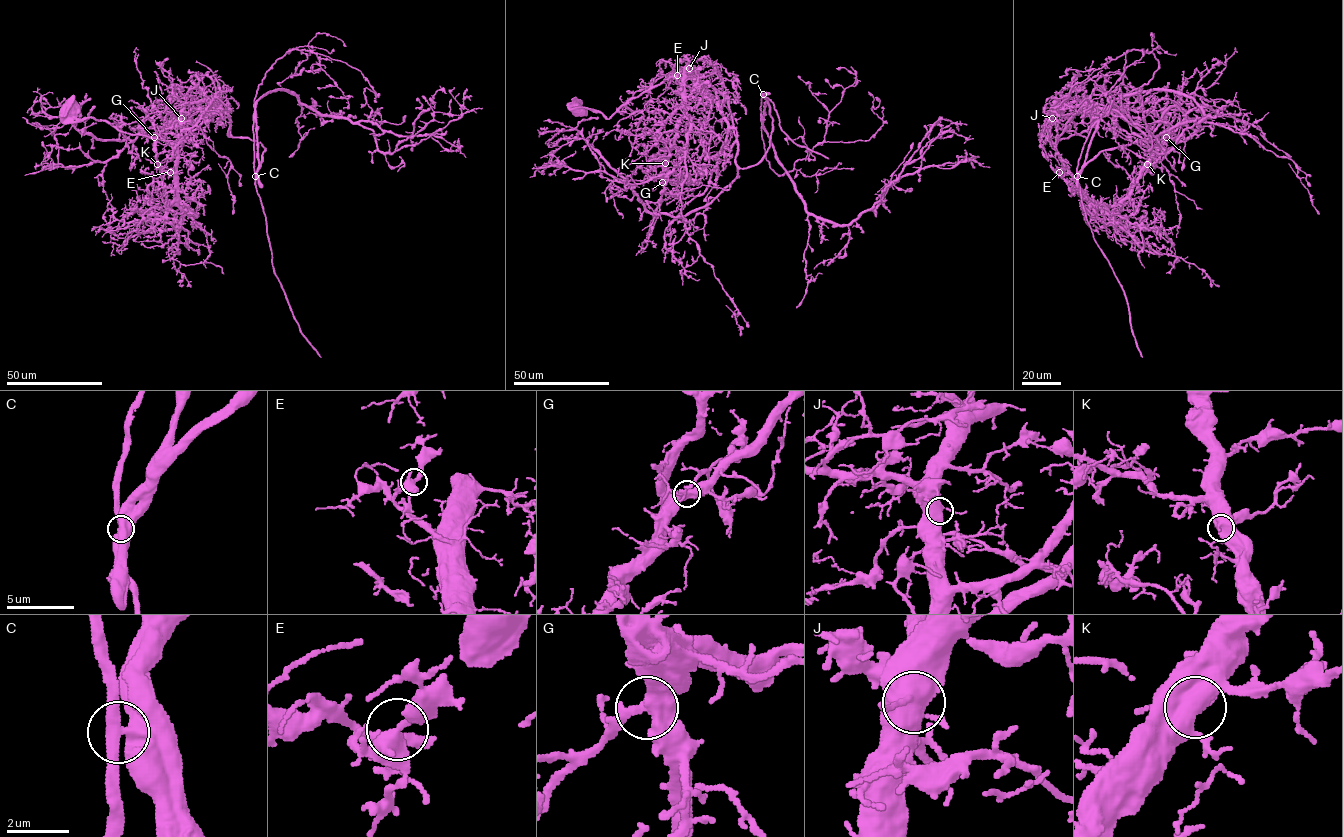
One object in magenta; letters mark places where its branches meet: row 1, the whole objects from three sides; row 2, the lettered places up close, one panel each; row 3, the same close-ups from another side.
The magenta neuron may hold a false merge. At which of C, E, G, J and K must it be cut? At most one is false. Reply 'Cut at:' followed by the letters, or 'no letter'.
Cut at: C

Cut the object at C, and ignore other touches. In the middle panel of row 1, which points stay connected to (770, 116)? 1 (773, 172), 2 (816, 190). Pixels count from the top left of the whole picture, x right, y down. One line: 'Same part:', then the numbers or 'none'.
Same part: none

